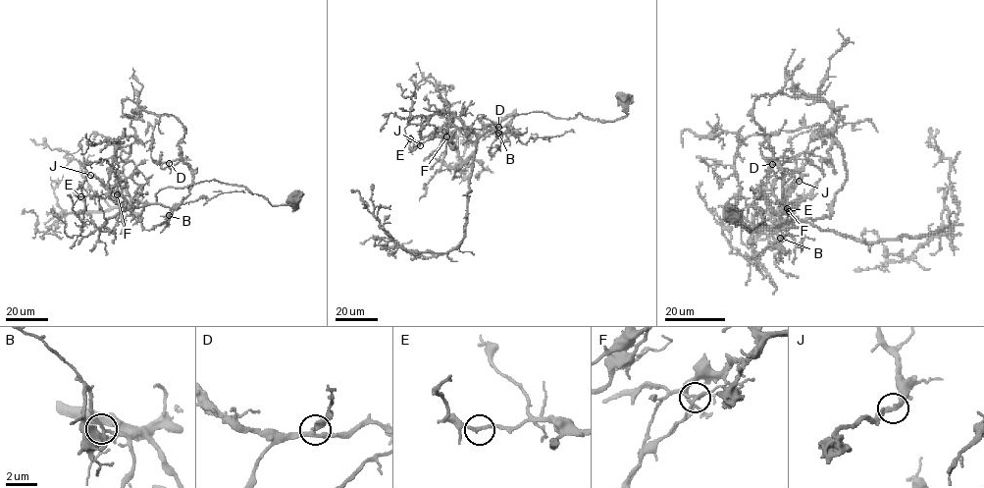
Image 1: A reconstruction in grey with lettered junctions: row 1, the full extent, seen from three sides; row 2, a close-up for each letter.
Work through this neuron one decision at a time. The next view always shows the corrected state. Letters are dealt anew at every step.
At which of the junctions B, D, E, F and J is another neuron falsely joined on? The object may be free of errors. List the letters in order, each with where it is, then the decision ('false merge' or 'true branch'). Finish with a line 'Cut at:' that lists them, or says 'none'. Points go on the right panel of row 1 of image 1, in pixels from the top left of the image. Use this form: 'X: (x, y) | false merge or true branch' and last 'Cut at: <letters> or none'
B: (780, 238) | true branch
D: (772, 164) | true branch
E: (789, 211) | true branch
F: (787, 208) | false merge
J: (799, 181) | true branch
Cut at: F

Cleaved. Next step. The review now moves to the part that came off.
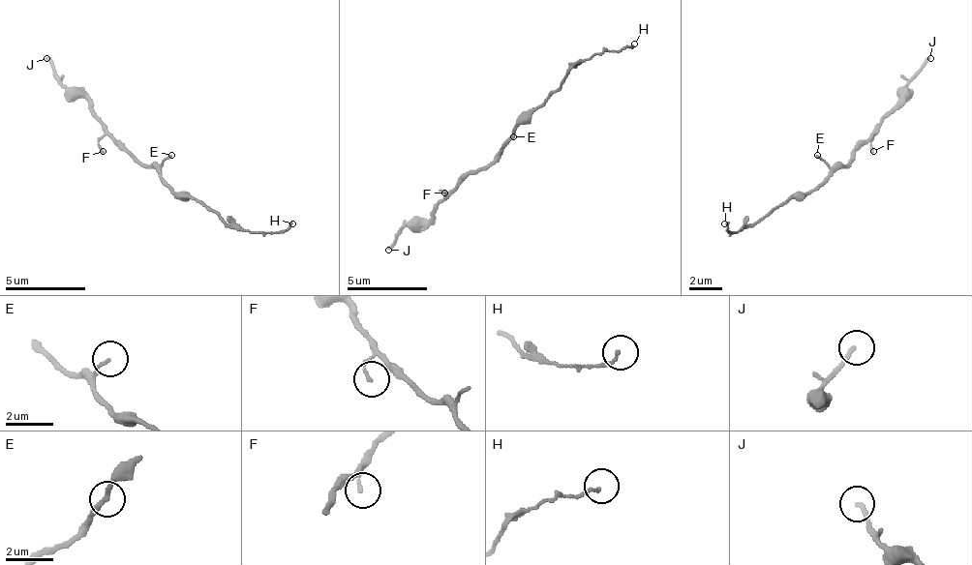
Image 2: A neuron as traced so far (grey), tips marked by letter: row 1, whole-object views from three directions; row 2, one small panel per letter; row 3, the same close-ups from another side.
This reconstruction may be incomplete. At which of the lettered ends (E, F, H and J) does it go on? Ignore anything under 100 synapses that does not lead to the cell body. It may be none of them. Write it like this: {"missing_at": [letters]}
{"missing_at": ["J"]}

